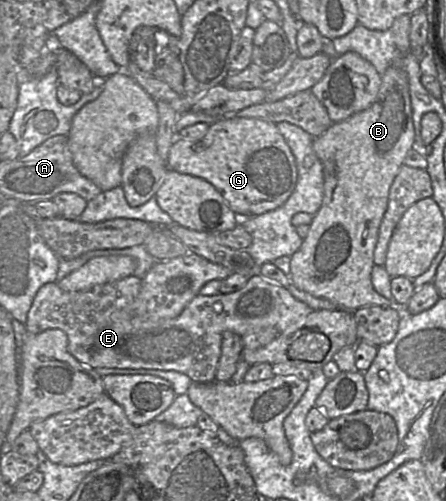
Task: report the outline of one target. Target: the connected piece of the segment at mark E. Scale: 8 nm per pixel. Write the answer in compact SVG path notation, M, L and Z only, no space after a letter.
M256 273L236 292L212 296L198 294L177 317L144 322L142 327L133 327L130 322L131 304L137 298L141 286L142 278L134 275L82 291L65 291L56 282L47 283L34 297L25 323L26 331L38 334L47 329L61 329L67 334L70 354L92 368L173 370L186 374L193 382L210 383L216 380L224 331L232 331L243 337L265 327L275 327L279 334L291 335L303 327L307 316L312 312L307 304L297 300L287 288Z

